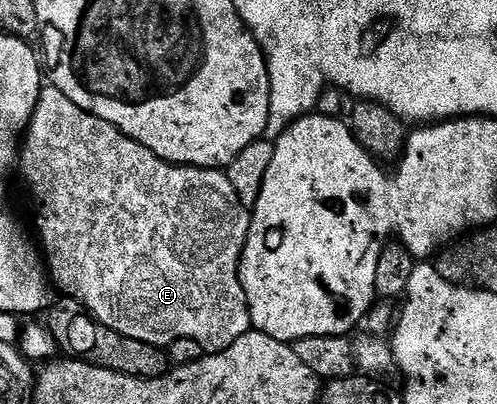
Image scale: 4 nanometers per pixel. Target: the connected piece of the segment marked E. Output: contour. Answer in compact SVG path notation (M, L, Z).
M44 85L37 108L27 125L27 132L21 142L21 157L18 169L23 170L23 182L31 193L31 202L35 205L35 226L39 229L38 245L45 259L45 270L50 281L60 291L60 295L76 298L80 307L103 326L113 328L113 332L121 332L121 336L129 336L133 340L145 340L145 344L164 348L184 338L197 340L207 354L216 354L233 340L245 336L252 329L251 313L243 285L239 279L239 265L243 259L243 249L251 227L251 210L241 204L241 196L228 180L223 170L202 170L200 166L176 166L174 162L161 160L149 148L137 144L129 136L125 136L113 124L77 108L69 96L61 92L61 88Z

